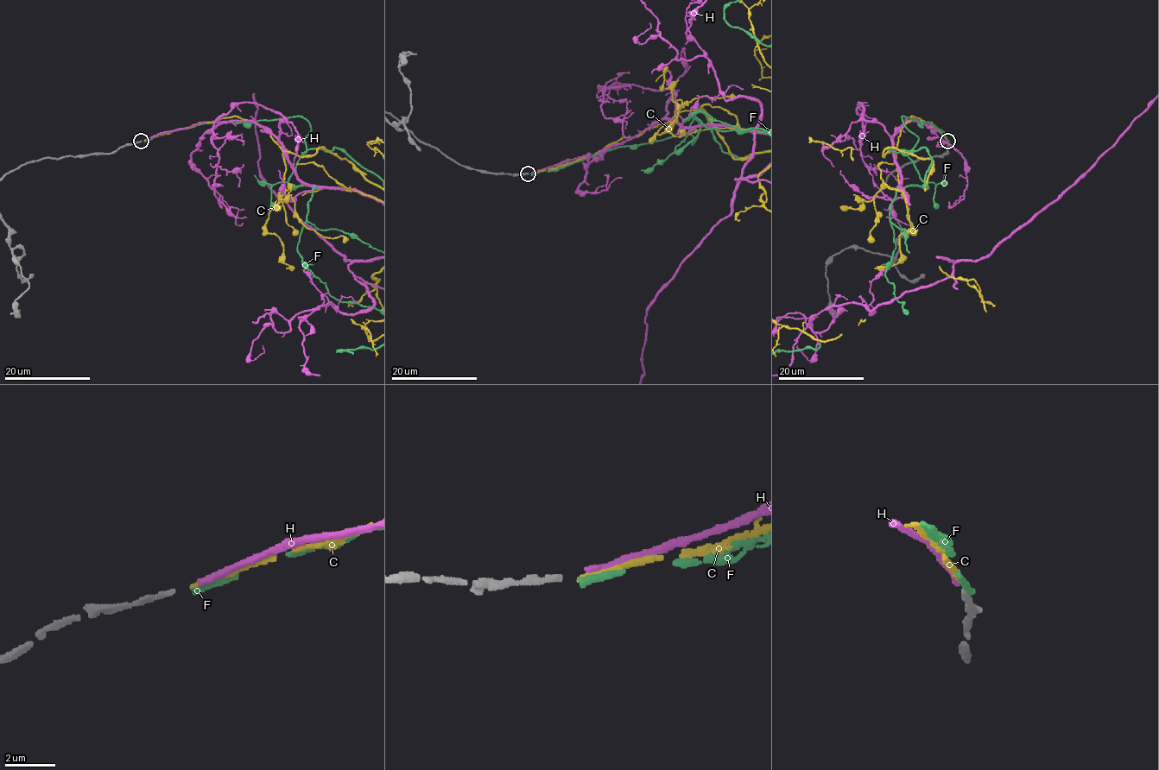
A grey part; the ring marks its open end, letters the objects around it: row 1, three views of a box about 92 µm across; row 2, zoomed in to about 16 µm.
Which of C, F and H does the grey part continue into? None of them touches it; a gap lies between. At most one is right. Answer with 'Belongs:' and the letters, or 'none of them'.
Belongs: C

